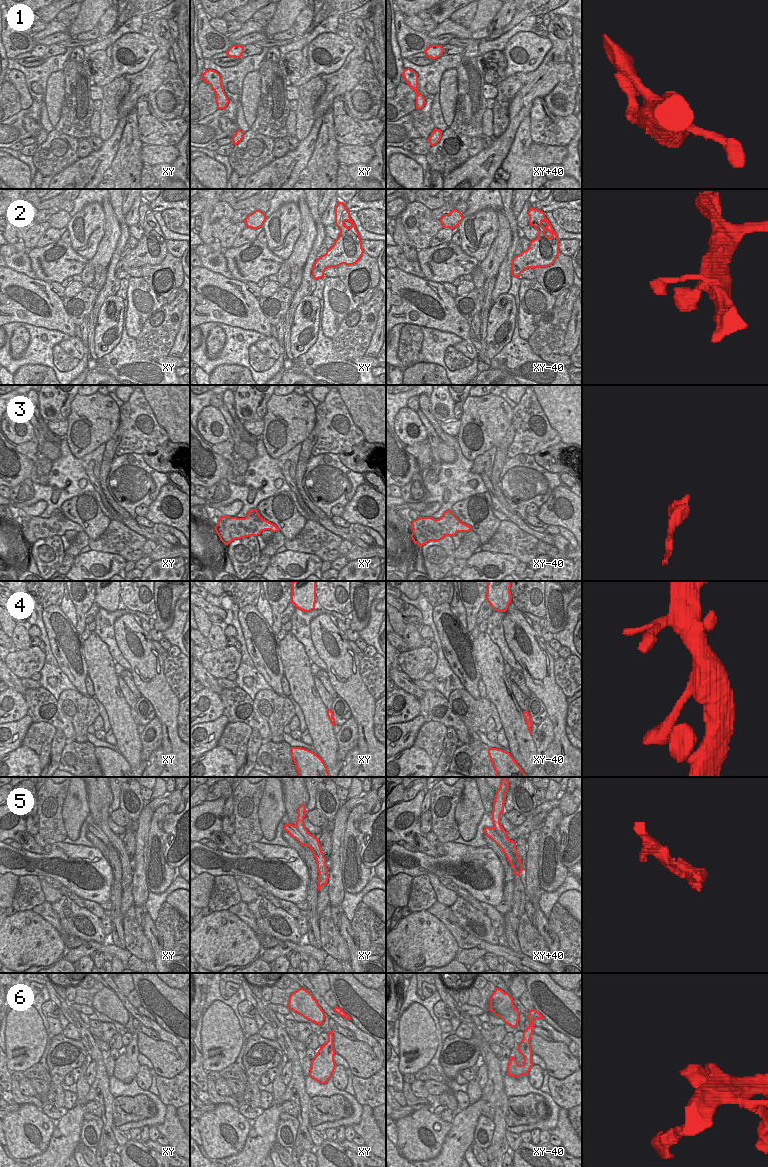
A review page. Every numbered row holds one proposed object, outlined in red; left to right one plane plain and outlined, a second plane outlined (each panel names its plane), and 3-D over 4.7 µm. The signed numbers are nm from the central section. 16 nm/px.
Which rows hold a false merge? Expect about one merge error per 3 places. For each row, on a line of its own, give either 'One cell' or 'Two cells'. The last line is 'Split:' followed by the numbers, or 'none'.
1: One cell
2: One cell
3: Two cells
4: One cell
5: Two cells
6: One cell
Split: 3, 5.

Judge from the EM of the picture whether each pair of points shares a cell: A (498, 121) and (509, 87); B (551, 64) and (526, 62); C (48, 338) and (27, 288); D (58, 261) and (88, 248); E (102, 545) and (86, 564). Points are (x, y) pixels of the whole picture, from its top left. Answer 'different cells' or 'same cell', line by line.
A: same cell
B: different cells
C: different cells
D: different cells
E: different cells

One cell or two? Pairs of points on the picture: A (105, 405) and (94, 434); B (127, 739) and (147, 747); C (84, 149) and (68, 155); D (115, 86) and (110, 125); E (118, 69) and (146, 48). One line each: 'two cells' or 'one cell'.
A: one cell
B: two cells
C: two cells
D: one cell
E: one cell

